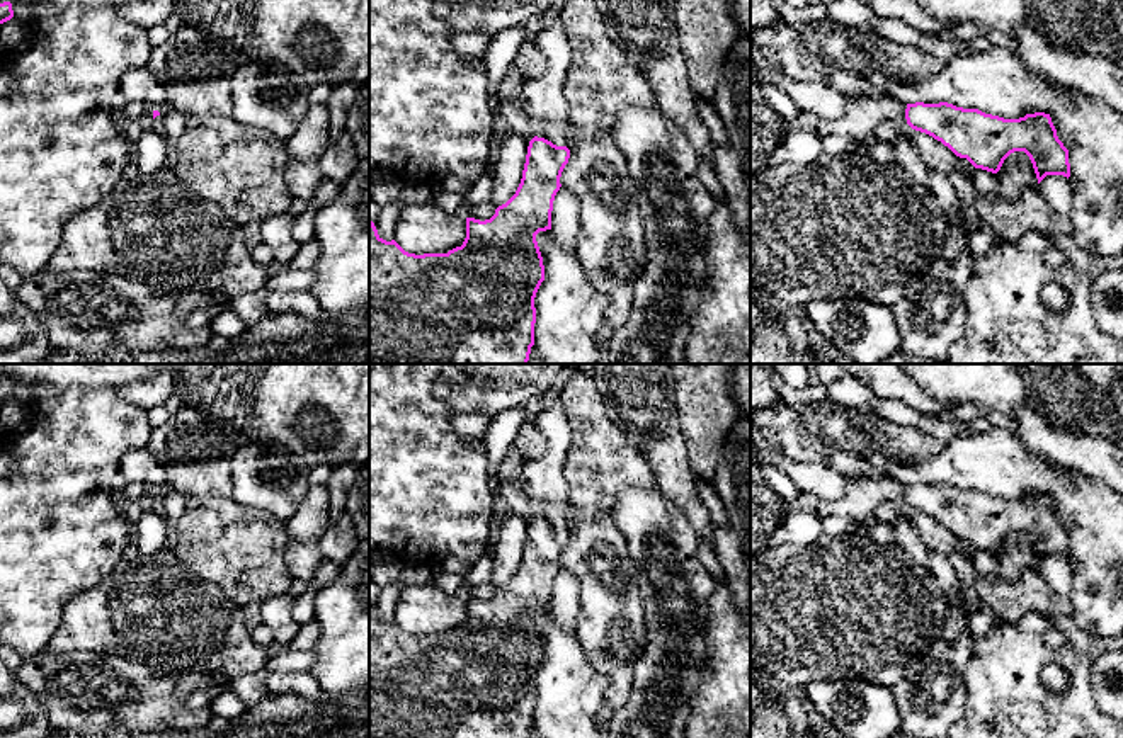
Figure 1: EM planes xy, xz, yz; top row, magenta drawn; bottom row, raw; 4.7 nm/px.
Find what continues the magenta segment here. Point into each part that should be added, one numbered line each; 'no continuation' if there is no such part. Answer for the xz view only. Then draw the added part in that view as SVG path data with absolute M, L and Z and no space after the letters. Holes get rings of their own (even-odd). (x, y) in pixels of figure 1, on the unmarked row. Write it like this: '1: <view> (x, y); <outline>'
1: xz (543, 482); M560 400L544 408L536 423L546 439L546 447L538 457L524 457L521 483L526 498L534 507L534 517L556 527L568 527L568 485L563 464L572 442L568 423Z

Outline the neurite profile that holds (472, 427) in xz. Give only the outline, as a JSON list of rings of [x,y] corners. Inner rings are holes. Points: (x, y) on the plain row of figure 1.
[[[456,415],[454,430],[466,440],[482,442],[490,422],[492,418],[485,415]]]

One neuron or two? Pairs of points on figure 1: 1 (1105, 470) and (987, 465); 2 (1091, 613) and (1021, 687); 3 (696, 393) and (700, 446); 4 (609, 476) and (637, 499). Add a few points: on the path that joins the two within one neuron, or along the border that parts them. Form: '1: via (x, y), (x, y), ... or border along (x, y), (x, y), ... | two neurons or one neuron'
1: border along (1030, 453), (1105, 483) | two neurons
2: border along (1071, 614), (1083, 630), (1105, 638) | two neurons
3: via (700, 407), (700, 432) | one neuron
4: border along (655, 487), (627, 485), (618, 495), (611, 517) | two neurons

